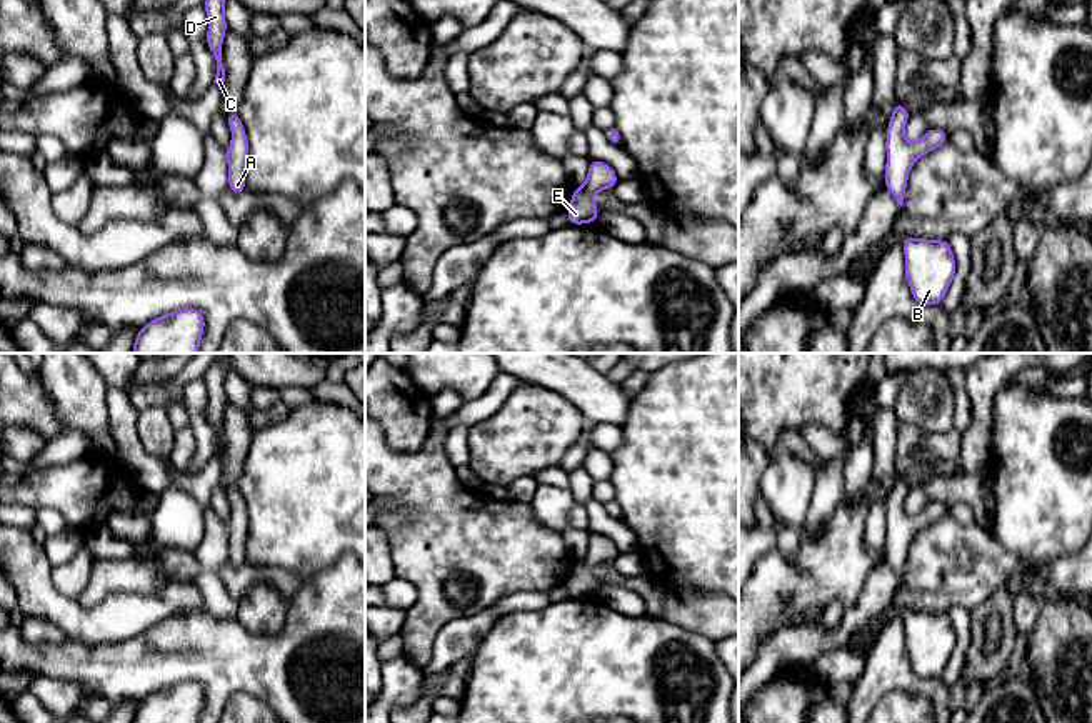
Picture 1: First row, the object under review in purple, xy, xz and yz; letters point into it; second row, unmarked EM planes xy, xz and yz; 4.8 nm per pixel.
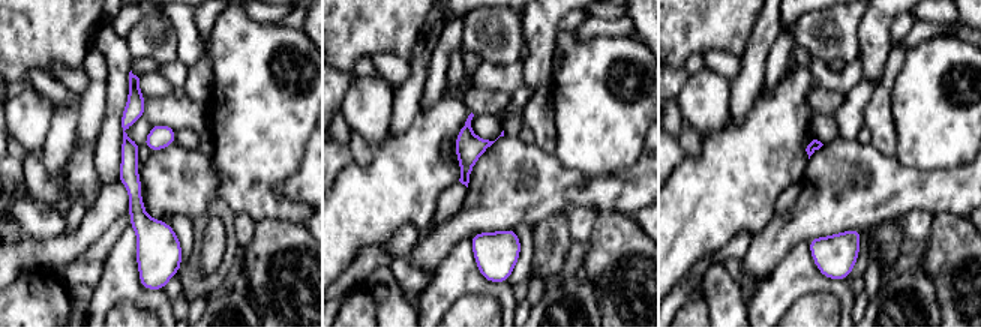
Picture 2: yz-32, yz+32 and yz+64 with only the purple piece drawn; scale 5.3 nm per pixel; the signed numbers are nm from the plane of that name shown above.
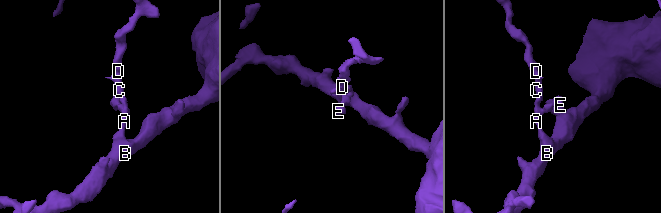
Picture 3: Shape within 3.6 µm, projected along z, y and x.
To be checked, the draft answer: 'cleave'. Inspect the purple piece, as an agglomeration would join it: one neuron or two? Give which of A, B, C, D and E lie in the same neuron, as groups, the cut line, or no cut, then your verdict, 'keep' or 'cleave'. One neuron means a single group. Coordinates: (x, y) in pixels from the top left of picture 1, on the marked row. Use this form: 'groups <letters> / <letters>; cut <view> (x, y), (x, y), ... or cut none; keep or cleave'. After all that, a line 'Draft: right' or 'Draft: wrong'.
groups A B C D E; cut none; keep
Draft: wrong

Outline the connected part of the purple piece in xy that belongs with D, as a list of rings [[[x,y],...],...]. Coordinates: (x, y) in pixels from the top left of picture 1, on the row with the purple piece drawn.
[[[205,0],[203,8],[208,15],[207,45],[217,60],[217,75],[213,83],[217,83],[218,88],[222,90],[222,85],[225,82],[225,68],[222,65],[222,43],[223,43],[223,35],[228,30],[223,15],[225,0]]]

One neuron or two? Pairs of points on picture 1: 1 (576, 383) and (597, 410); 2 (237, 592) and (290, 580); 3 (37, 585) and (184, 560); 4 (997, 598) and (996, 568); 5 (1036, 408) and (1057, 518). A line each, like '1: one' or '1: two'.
1: one
2: one
3: two
4: two
5: one

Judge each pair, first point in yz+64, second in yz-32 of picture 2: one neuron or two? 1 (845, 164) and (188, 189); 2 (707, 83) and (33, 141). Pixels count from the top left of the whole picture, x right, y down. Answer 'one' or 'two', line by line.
1: one
2: one

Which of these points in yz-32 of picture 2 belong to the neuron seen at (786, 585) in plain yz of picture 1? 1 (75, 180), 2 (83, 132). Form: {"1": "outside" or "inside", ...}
{"1": "inside", "2": "outside"}

